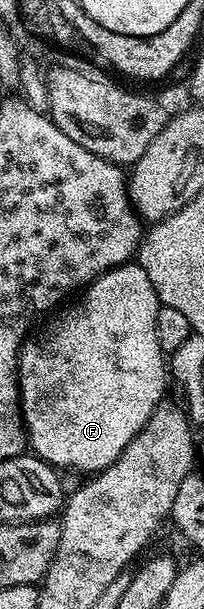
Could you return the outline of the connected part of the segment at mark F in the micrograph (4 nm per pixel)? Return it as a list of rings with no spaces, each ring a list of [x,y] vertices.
[[[129,262],[112,268],[109,272],[103,272],[97,276],[91,284],[83,289],[81,298],[77,304],[72,304],[68,309],[65,307],[59,314],[53,315],[48,325],[37,334],[36,340],[25,339],[24,347],[20,350],[20,366],[18,369],[18,383],[20,385],[20,414],[24,418],[24,431],[28,433],[28,448],[40,459],[52,465],[57,470],[63,468],[73,468],[76,472],[88,472],[87,474],[99,474],[104,469],[109,468],[130,446],[130,442],[146,426],[150,414],[165,399],[164,383],[168,380],[168,372],[164,369],[166,354],[158,346],[158,334],[156,333],[156,323],[158,322],[158,310],[161,302],[156,297],[154,286],[150,278],[146,278],[146,270],[138,262]]]

